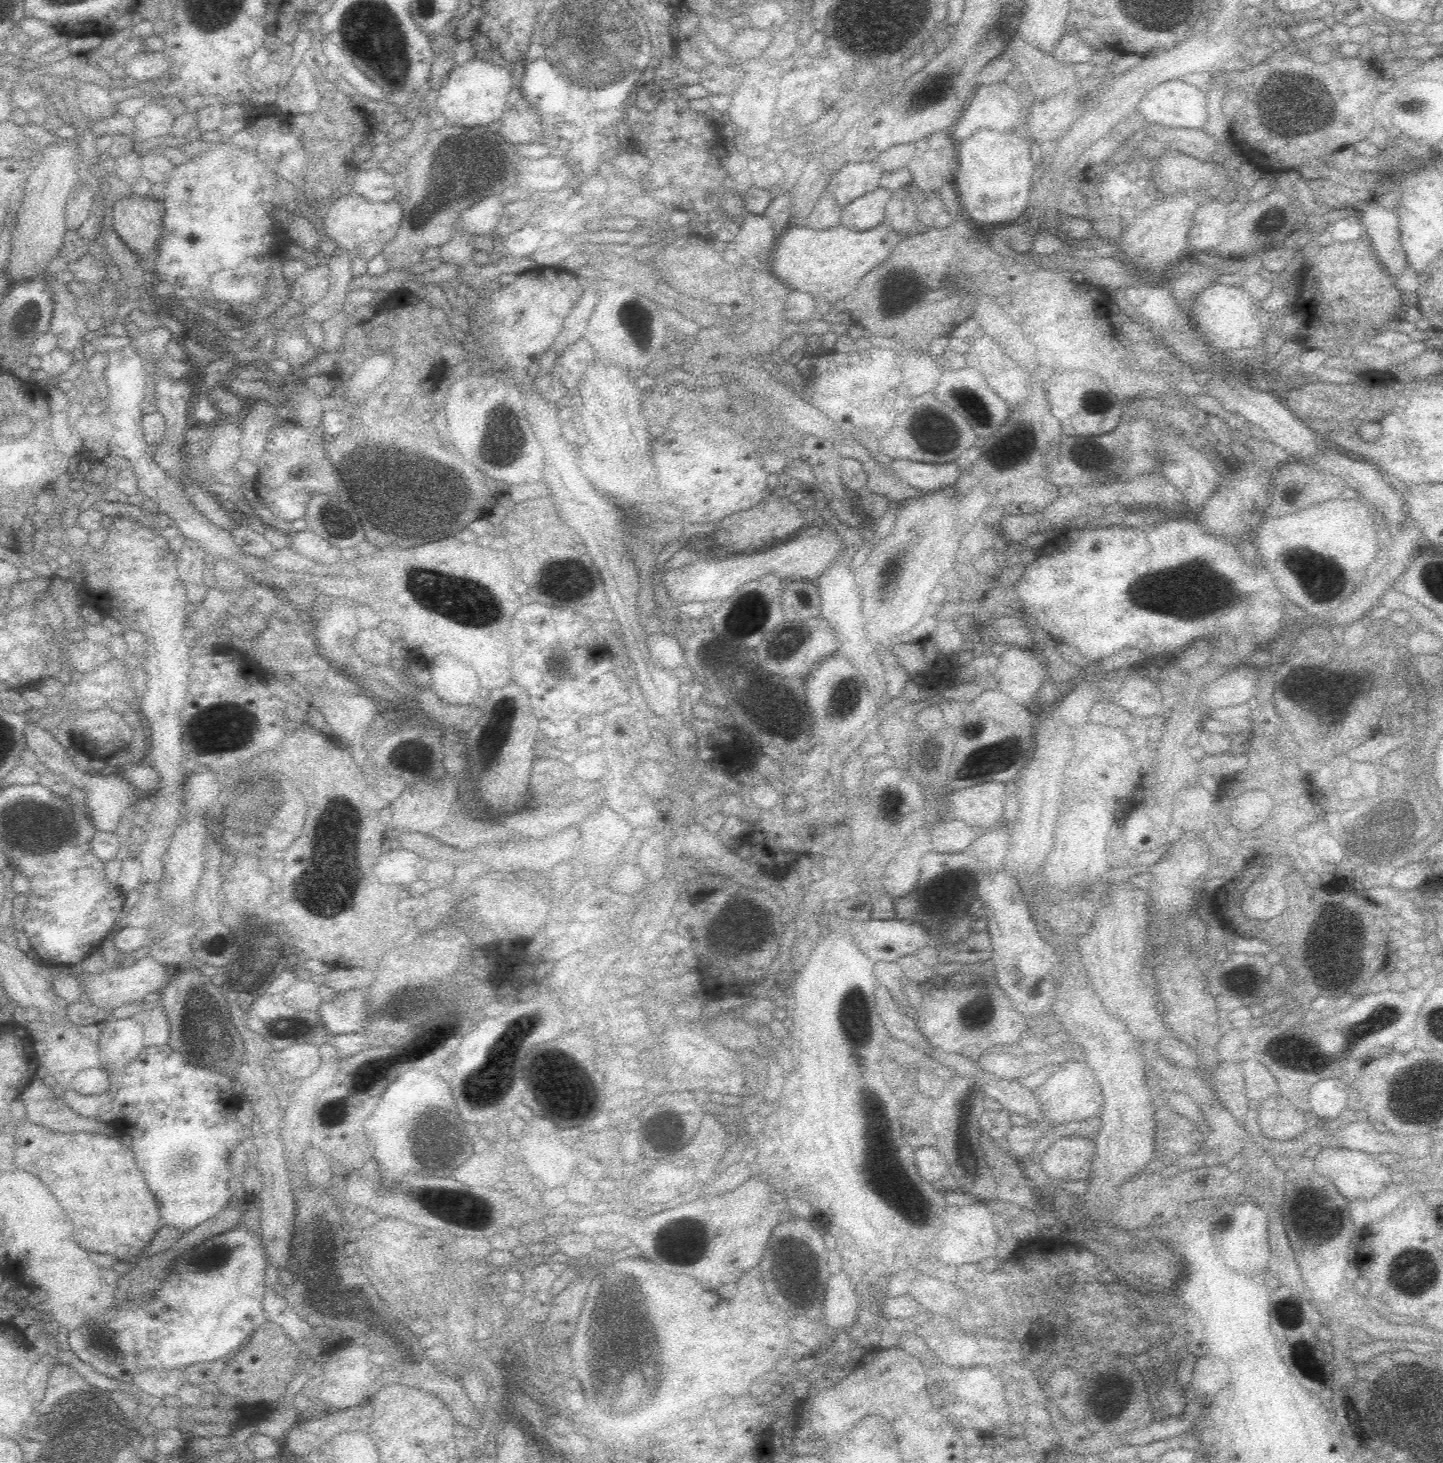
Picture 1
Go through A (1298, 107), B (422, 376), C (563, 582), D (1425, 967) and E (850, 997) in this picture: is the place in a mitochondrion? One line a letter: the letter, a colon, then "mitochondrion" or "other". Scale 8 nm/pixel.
A: mitochondrion
B: other
C: mitochondrion
D: other
E: mitochondrion

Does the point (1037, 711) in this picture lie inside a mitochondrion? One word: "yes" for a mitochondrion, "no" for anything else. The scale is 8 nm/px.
no

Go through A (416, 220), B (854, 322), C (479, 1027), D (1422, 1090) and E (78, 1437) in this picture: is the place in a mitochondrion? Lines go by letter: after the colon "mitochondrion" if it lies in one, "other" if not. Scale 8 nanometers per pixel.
A: other
B: other
C: other
D: mitochondrion
E: mitochondrion

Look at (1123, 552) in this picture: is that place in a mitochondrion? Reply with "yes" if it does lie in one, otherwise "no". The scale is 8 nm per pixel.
no

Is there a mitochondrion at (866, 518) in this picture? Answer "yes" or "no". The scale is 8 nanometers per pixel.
no

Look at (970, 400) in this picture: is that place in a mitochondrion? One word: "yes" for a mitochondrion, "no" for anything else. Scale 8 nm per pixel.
yes

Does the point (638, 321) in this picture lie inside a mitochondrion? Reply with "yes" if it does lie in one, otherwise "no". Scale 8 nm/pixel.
yes

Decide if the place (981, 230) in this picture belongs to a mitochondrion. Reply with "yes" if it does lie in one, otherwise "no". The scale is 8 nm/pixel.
no

